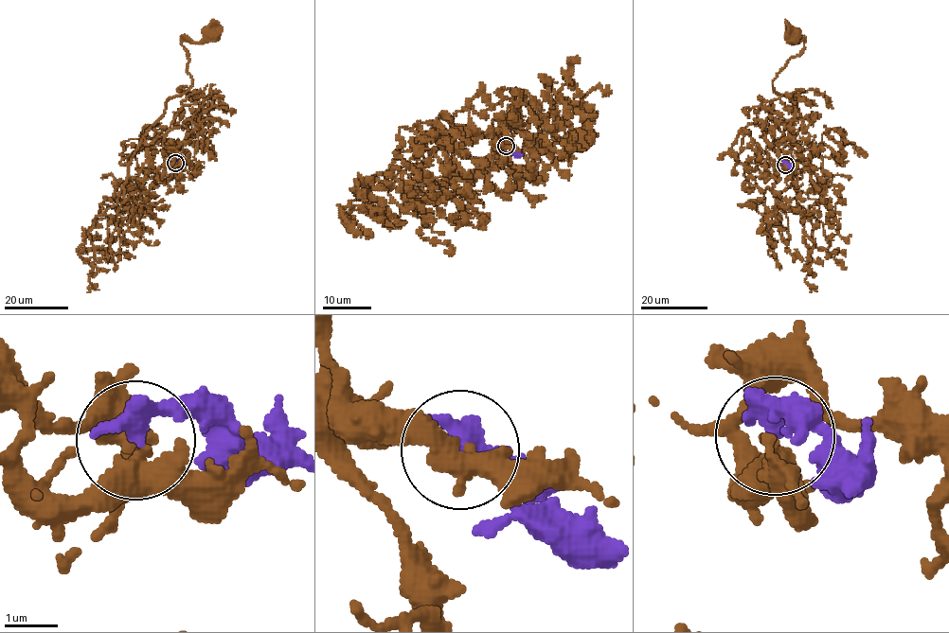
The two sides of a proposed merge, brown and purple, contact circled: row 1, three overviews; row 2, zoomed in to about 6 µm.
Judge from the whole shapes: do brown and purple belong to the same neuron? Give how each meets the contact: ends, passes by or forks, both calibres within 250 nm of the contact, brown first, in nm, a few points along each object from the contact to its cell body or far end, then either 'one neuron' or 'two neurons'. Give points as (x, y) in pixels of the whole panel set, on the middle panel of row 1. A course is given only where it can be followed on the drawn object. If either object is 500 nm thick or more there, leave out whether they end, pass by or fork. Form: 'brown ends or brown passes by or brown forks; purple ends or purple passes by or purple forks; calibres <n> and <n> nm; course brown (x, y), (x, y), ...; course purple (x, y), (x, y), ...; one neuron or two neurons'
calibres 440 and 500 nm; course brown (506, 146), (495, 131), (511, 116), (462, 144), (491, 157), (547, 116), (533, 151), (579, 137); course purple (506, 146), (521, 155); two neurons

